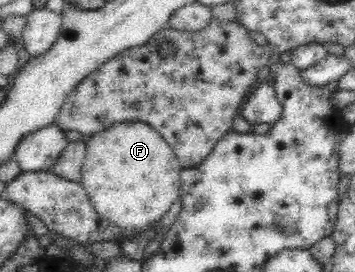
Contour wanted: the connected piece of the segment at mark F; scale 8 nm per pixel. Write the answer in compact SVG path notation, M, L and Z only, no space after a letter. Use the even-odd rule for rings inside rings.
M126 121L122 123L116 123L110 127L93 134L86 139L86 157L84 157L81 167L81 180L79 181L86 191L92 207L98 214L98 217L108 220L112 225L119 227L120 229L145 229L150 225L155 225L160 218L169 211L170 205L176 203L180 197L181 189L181 177L180 172L183 168L180 165L180 160L173 152L173 149L163 140L163 137L155 129L152 129L147 123L142 121Z

